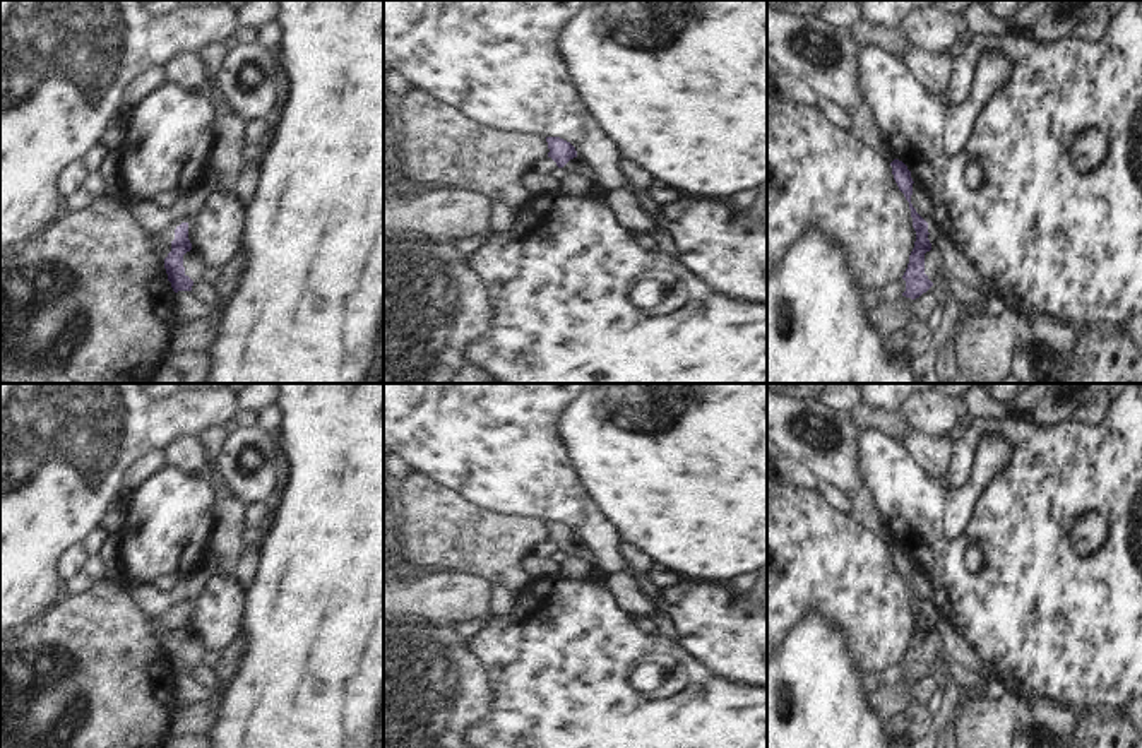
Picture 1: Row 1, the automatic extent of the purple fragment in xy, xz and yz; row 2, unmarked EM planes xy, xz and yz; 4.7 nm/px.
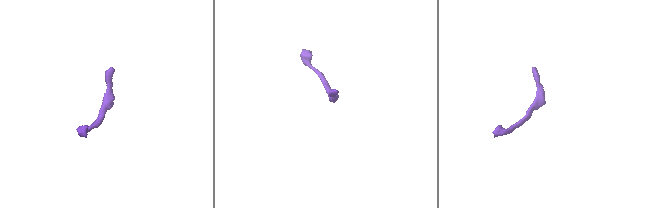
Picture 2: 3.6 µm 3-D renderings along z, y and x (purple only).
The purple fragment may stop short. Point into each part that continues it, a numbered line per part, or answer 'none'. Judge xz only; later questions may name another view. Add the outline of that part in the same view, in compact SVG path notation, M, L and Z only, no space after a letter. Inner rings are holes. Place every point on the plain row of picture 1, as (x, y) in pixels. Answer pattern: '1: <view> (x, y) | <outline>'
1: xz (577, 550) | M577 539L570 543L563 551L568 558L586 561L589 565L589 575L598 579L601 584L606 584L606 575L601 572L596 555L582 541Z

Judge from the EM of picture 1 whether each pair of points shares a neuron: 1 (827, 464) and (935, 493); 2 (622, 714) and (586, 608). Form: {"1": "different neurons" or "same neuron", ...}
{"1": "different neurons", "2": "same neuron"}

